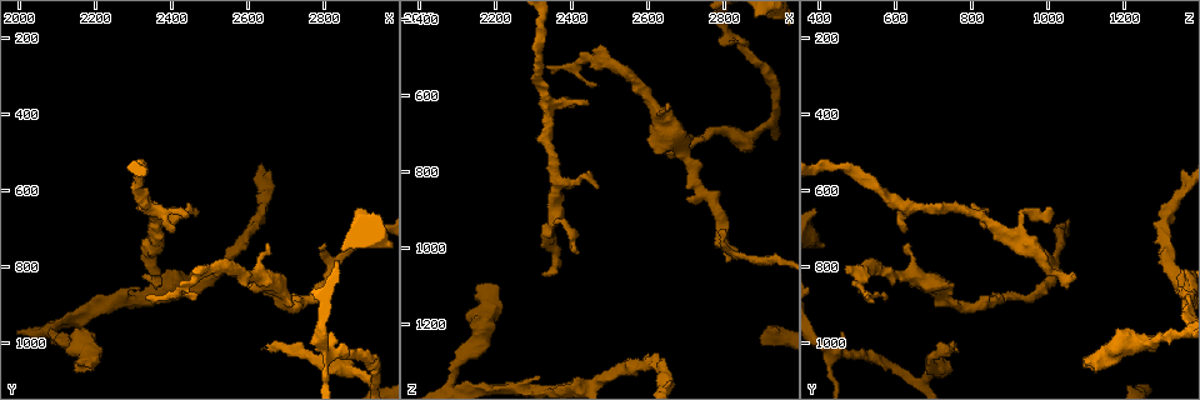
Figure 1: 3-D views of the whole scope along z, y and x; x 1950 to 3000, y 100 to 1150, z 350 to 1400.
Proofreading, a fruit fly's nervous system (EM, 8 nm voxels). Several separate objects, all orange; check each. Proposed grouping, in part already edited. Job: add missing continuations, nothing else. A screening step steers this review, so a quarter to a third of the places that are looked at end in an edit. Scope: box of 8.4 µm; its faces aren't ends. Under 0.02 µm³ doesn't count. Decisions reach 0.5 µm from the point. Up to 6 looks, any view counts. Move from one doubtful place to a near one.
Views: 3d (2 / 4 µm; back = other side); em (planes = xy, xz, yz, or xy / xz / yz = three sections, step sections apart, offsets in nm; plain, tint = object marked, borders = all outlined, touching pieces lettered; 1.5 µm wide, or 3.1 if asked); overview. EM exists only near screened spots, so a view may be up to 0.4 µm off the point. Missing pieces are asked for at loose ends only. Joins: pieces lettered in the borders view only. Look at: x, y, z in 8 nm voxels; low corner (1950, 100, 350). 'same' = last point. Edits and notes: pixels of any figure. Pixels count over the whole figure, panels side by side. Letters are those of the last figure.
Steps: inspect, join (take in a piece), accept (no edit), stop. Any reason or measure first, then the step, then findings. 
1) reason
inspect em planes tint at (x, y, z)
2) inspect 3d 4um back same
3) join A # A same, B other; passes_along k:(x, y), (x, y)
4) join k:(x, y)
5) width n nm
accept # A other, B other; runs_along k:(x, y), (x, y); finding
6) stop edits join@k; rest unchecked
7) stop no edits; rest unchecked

thick end
inspect 3d 4um at (2190, 1070, 1085)

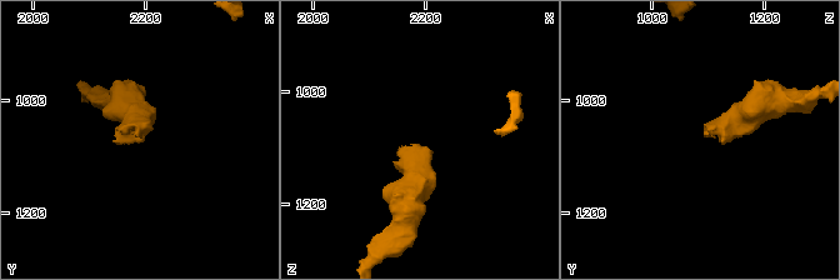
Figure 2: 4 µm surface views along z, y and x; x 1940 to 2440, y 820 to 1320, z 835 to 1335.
inspect em planes borders at (2185, 1060, 1095)

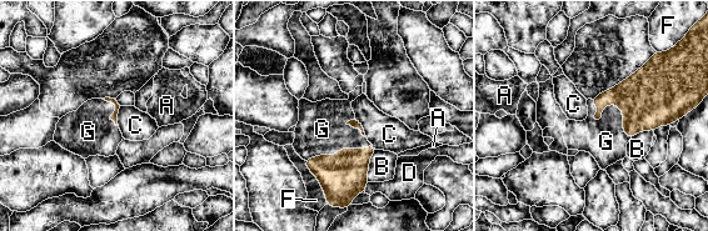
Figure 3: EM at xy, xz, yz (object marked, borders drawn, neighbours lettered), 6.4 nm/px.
join 3:(606, 141) # A other, B other, C other, D other, F other, G same; passes_along 3:(643, 96), (606, 105), (606, 141); the cell continues

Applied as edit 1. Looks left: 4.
see it whole again
inspect overview

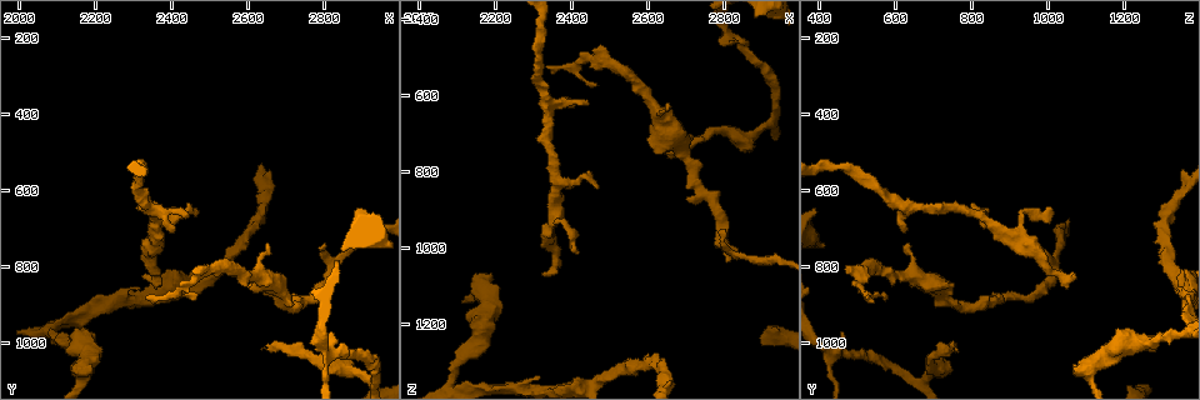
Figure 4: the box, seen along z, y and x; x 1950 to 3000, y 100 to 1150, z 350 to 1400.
branch stops here
inspect 3d 2um at (2410, 705, 635)

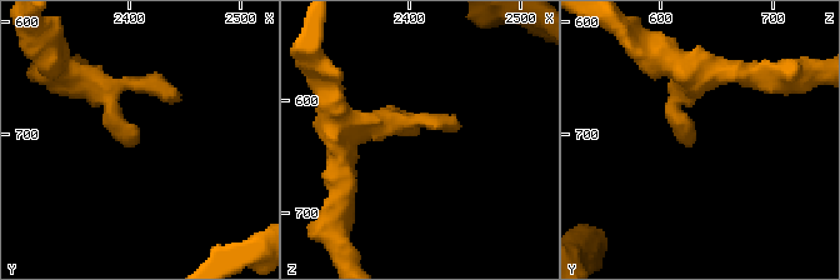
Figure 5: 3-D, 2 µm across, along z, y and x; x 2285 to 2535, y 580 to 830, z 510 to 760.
shape alone is not enough
inspect em planes borders at (2402, 710, 628)

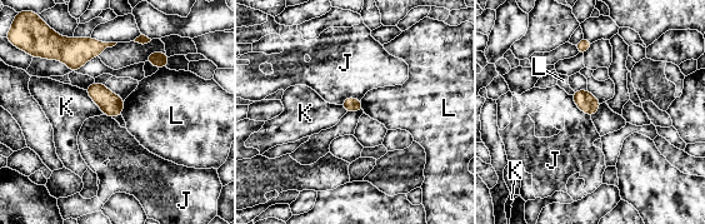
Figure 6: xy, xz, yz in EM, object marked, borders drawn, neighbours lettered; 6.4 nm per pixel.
width 100 nm; longest_contact K 200 nm
accept # J other, K other, L other; no lettered piece goes on from it

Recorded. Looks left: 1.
stop edits join@3; rest unchecked

